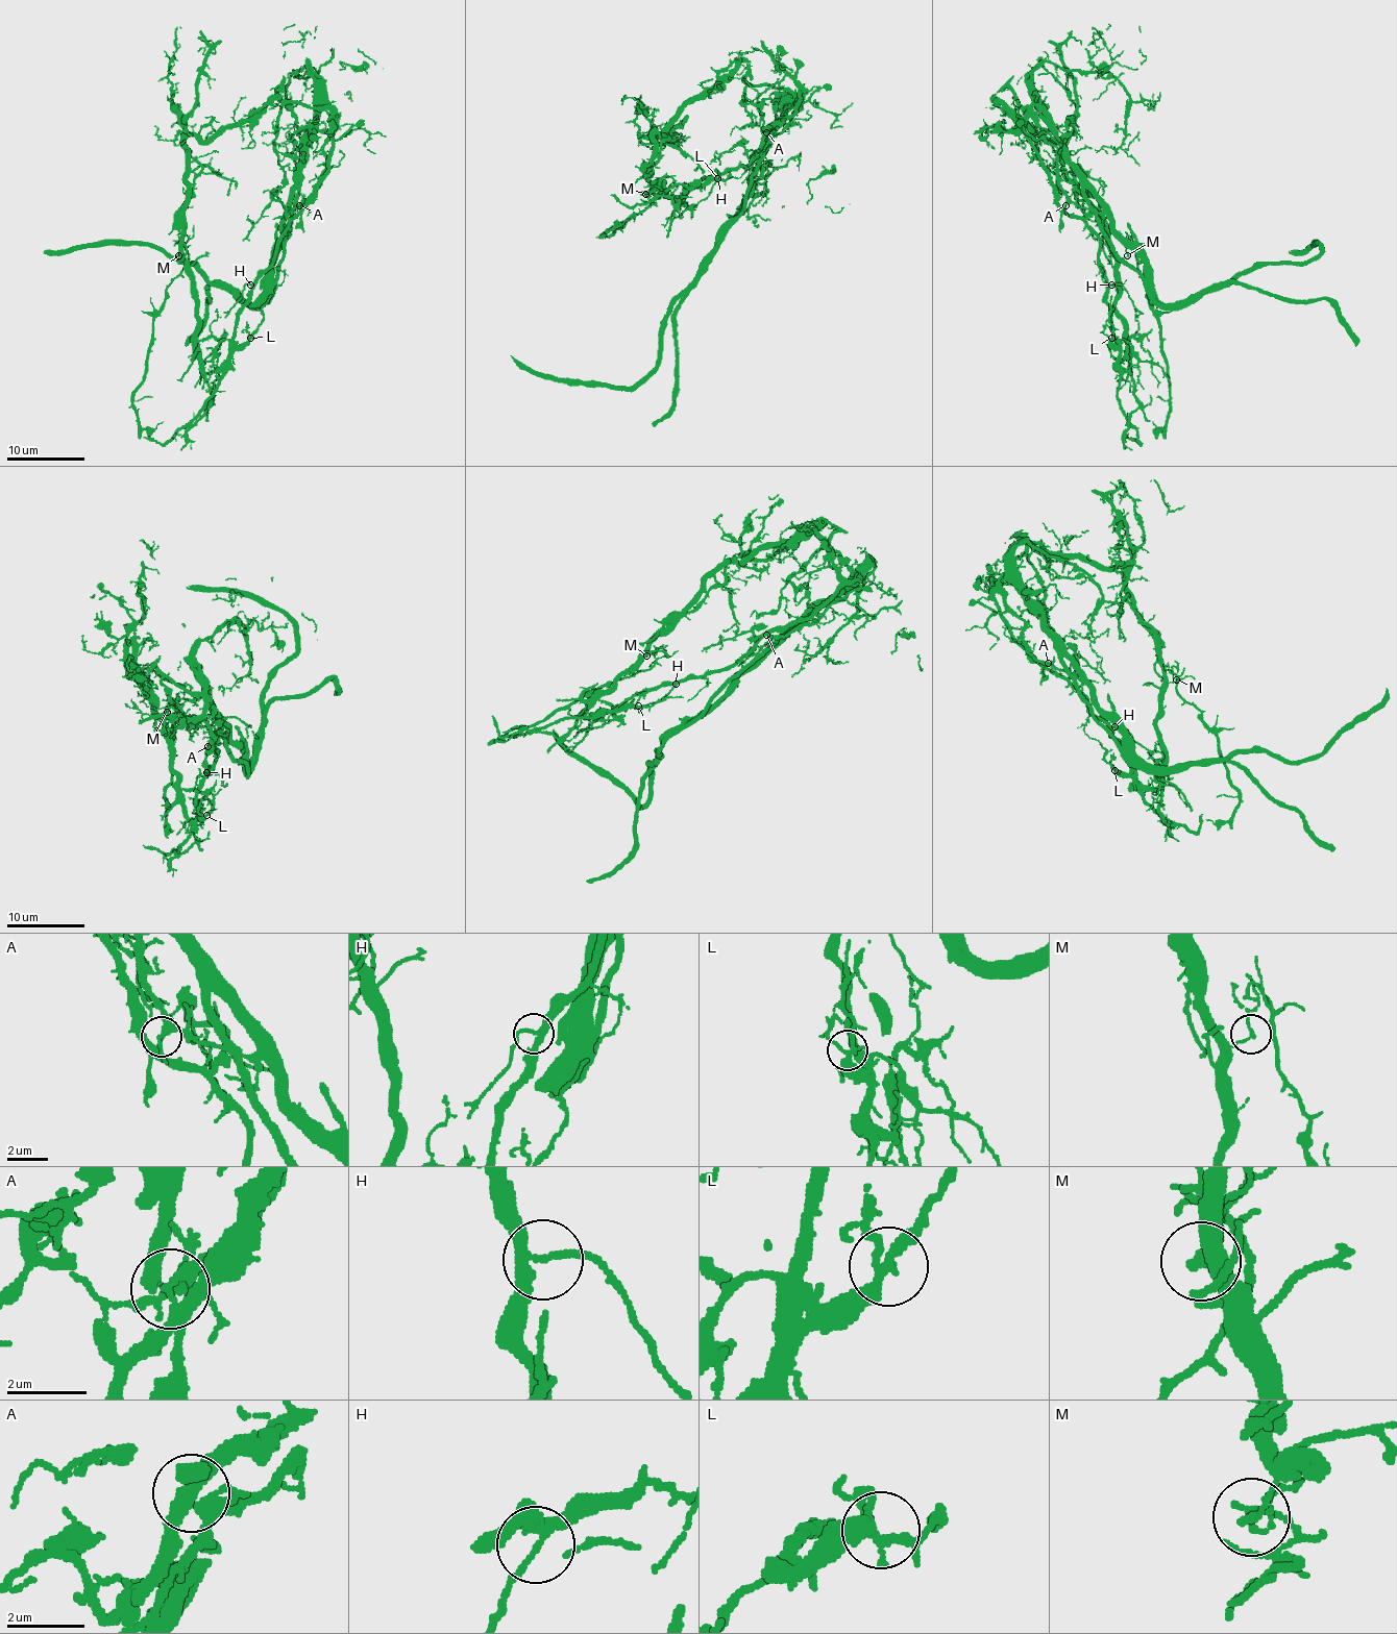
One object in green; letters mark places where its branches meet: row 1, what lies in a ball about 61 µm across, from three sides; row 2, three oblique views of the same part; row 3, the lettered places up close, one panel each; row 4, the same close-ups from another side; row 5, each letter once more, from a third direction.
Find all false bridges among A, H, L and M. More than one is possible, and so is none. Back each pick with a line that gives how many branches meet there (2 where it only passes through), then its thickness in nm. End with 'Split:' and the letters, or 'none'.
A: 6 | 240 nm
M: 2 | 150 nm
Split: A, M

